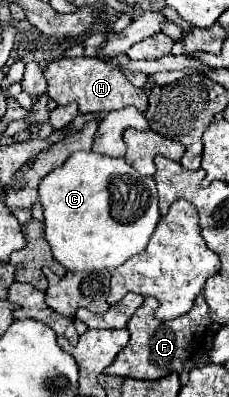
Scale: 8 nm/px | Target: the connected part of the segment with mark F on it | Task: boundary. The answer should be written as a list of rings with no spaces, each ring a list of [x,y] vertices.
[[[199,294],[195,298],[193,308],[175,320],[157,320],[153,316],[155,308],[157,308],[157,300],[145,298],[145,302],[139,306],[139,310],[131,316],[131,320],[127,322],[131,340],[123,348],[123,352],[119,352],[115,362],[109,368],[105,368],[107,374],[139,378],[139,380],[159,380],[163,376],[169,376],[171,372],[177,372],[177,374],[183,372],[185,362],[191,360],[193,352],[201,346],[207,326],[213,324],[213,320],[209,316],[209,306],[207,306],[203,294]]]

